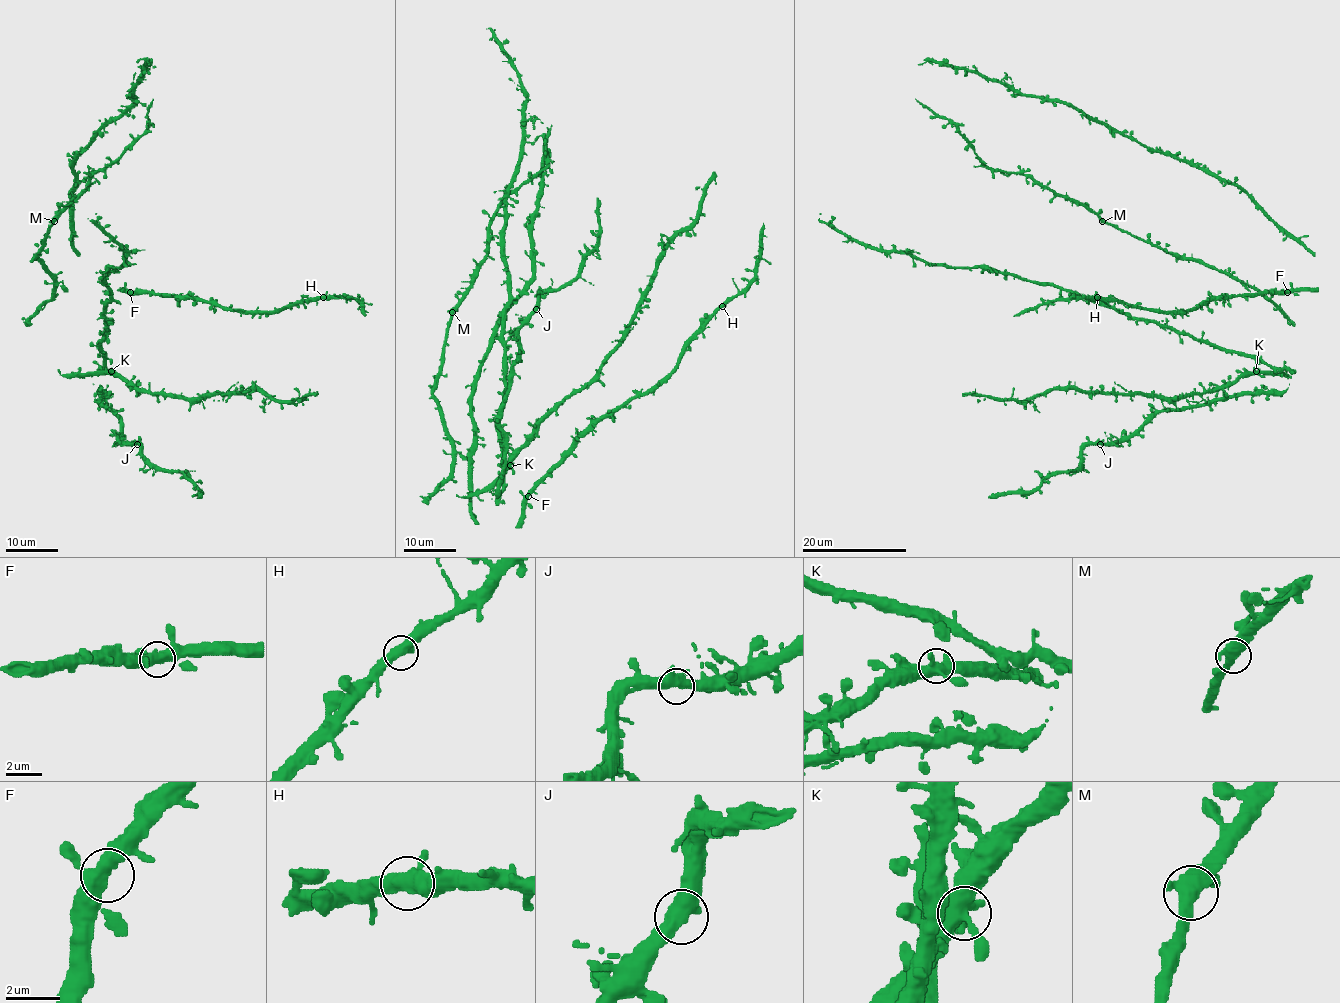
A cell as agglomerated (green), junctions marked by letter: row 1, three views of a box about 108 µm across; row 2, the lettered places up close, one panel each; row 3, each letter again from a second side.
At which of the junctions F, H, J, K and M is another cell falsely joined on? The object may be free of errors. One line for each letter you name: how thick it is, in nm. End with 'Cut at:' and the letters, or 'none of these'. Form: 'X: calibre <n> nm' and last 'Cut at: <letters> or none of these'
Cut at: none of these

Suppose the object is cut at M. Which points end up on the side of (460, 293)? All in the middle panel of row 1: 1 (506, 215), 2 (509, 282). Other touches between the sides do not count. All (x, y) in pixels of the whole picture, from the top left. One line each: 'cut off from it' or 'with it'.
1: cut off from it
2: cut off from it

